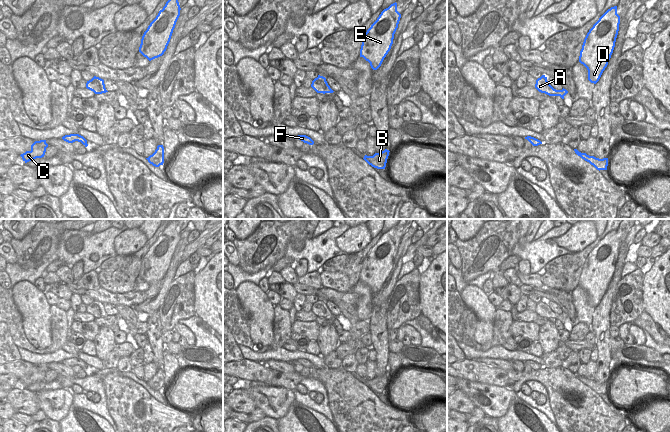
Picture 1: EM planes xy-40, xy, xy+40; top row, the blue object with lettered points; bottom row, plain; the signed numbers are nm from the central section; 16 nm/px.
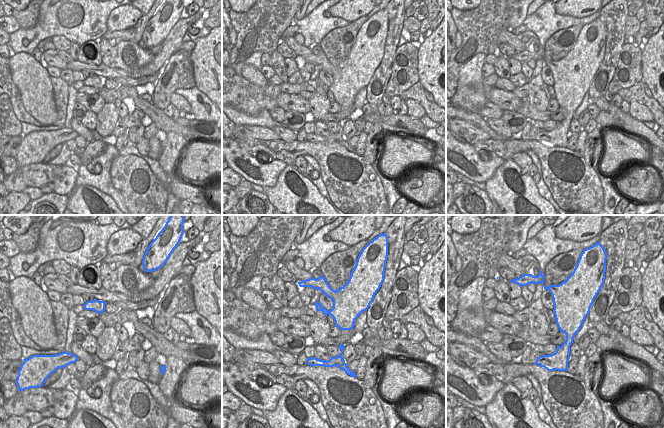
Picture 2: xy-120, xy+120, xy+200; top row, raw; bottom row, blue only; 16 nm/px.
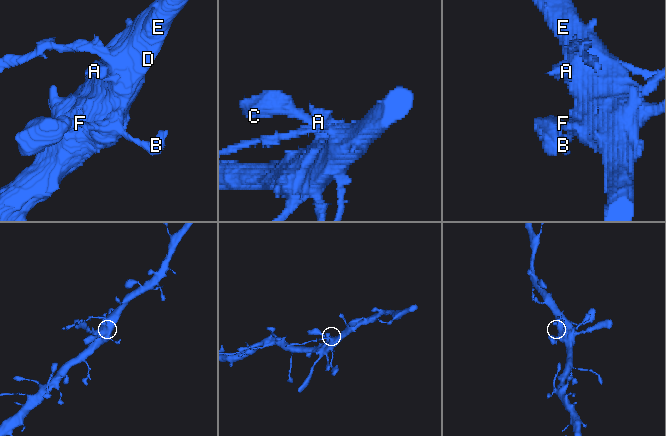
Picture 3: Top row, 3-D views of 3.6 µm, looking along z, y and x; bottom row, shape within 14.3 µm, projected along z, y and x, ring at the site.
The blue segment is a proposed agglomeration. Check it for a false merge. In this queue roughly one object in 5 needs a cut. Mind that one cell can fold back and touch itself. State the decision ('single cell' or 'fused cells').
single cell

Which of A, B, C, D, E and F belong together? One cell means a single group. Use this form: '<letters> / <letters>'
A B C D E F

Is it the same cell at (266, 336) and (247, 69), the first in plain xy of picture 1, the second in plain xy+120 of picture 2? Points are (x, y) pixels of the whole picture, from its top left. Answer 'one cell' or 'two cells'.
one cell

